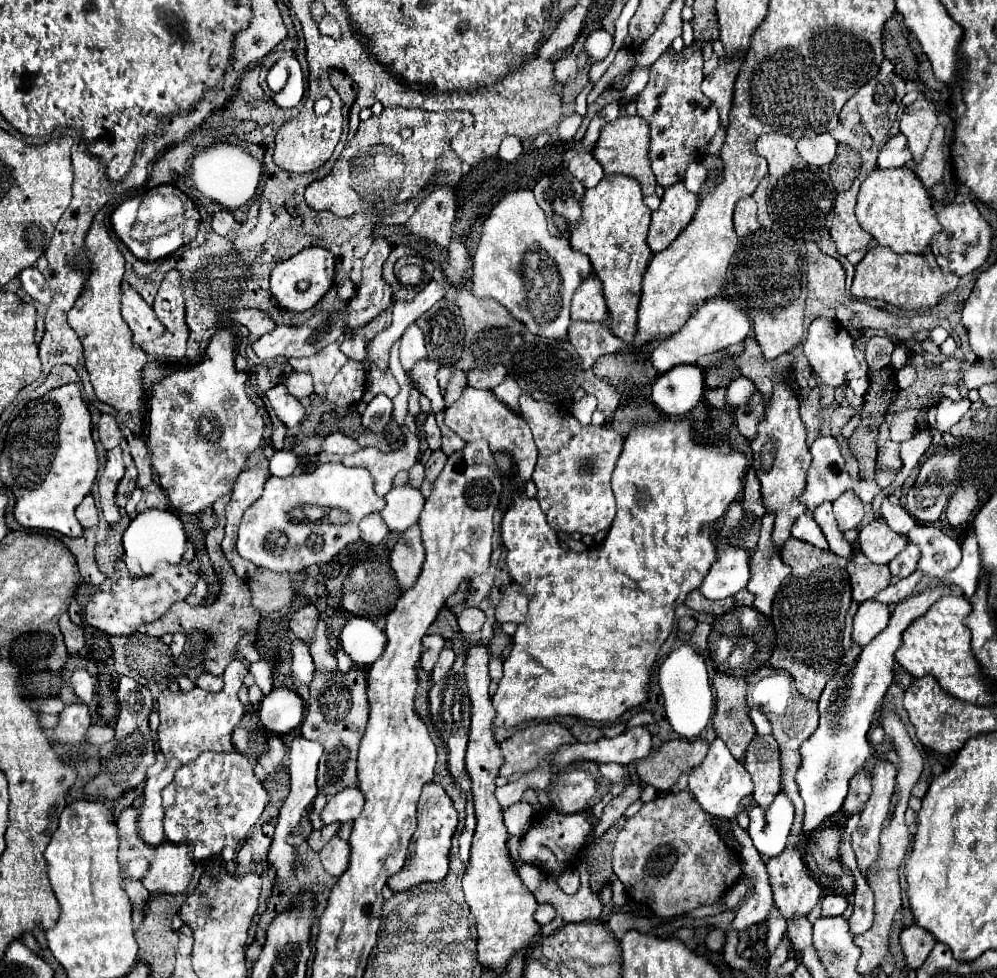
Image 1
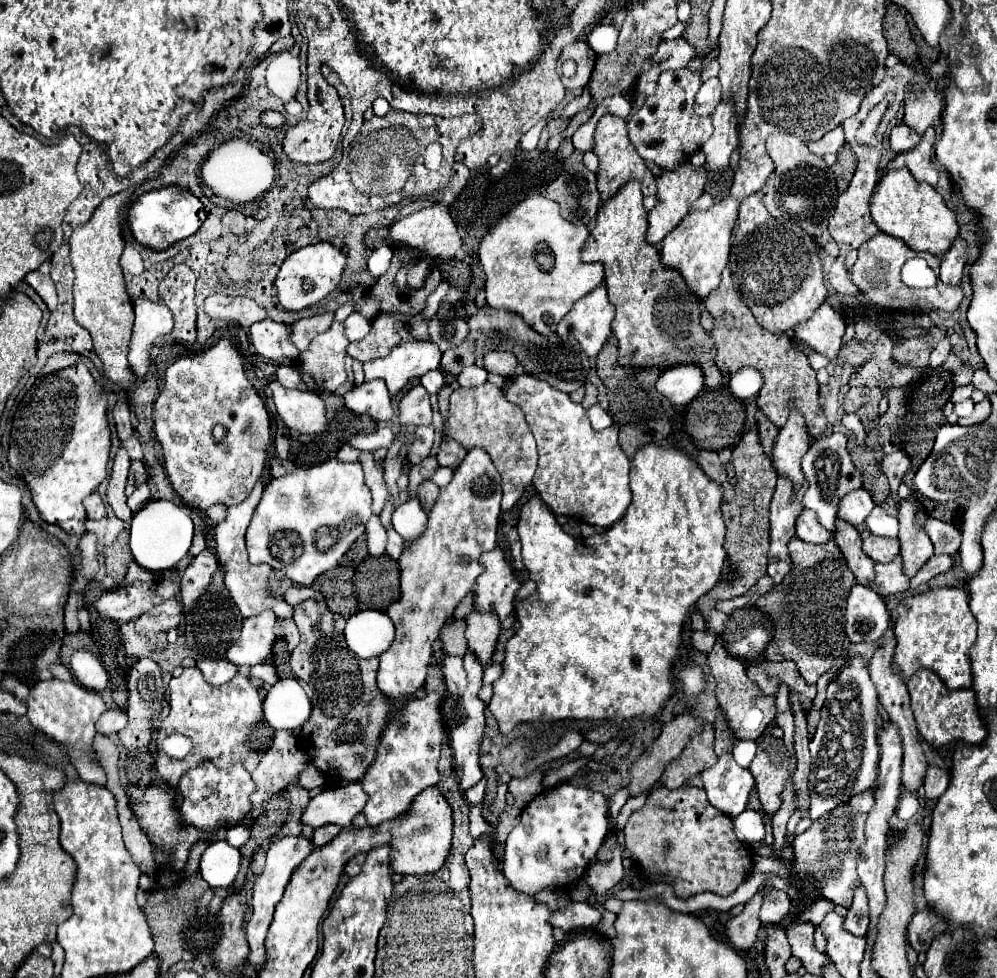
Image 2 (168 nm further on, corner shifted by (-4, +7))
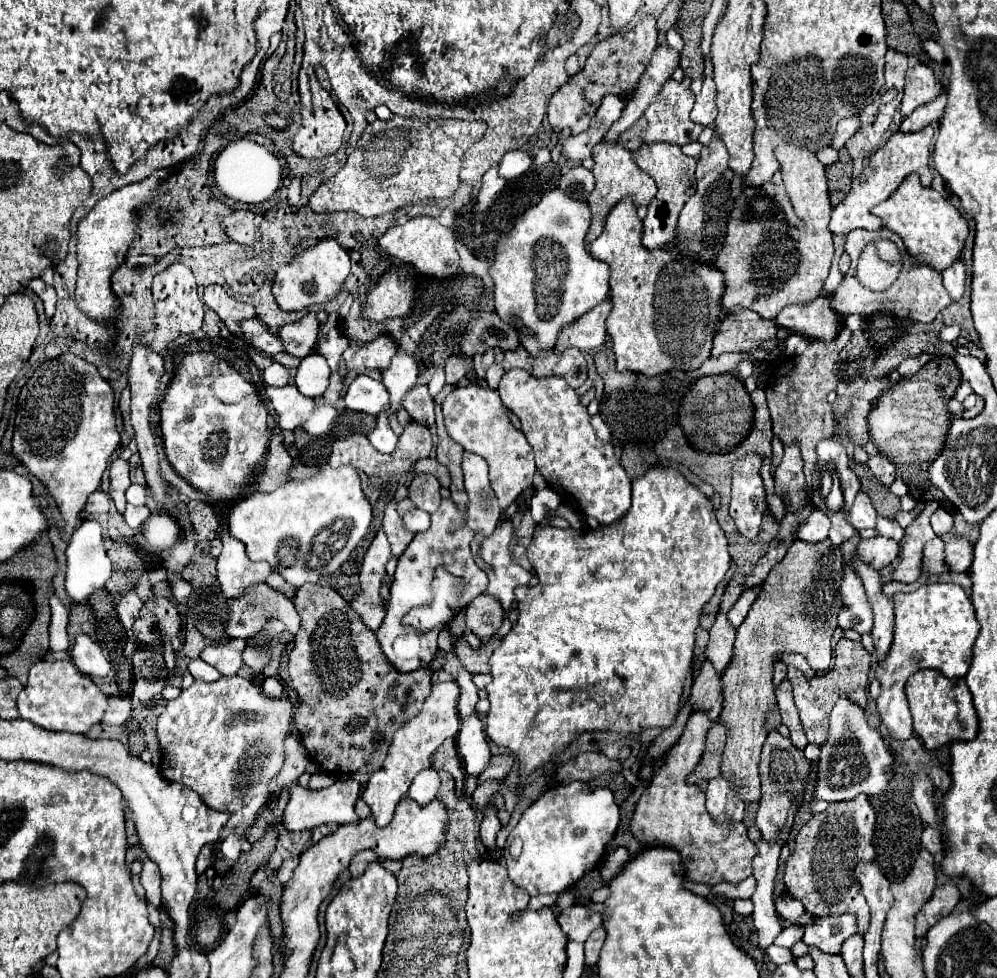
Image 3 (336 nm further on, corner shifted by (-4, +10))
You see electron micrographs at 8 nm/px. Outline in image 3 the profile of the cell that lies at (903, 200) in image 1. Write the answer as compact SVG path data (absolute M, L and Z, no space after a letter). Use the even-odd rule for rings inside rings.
M910 173L886 201L878 203L872 209L872 213L882 219L882 225L886 229L902 237L912 257L934 265L936 271L946 269L960 257L960 251L968 237L968 223L958 213L958 209L932 187L922 187L916 173Z

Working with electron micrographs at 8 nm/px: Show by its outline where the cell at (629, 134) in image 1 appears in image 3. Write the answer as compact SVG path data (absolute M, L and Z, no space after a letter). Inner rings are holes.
M600 141L596 147L594 147L594 153L592 153L592 159L594 159L594 179L596 179L596 187L594 191L590 193L588 197L588 205L590 205L590 211L592 211L592 225L590 225L590 231L588 231L588 243L594 241L600 233L602 233L602 227L604 227L604 219L608 215L608 211L622 199L622 197L632 197L634 205L640 207L640 205L648 205L654 195L656 195L656 183L654 179L644 173L636 161L632 159L632 153L622 147L620 143L616 141Z

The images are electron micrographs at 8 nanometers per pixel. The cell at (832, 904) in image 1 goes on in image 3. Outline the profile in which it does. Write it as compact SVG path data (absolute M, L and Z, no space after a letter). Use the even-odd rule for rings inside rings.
M790 925L790 927L786 927L778 937L776 937L776 945L780 945L780 947L792 947L794 943L798 943L798 941L802 941L802 935L804 935L804 927L802 925Z

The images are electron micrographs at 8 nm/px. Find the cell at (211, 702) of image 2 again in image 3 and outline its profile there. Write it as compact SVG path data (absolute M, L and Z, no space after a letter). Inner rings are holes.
M234 675L230 679L220 677L214 683L196 679L188 689L182 689L176 699L166 703L166 709L158 717L156 725L156 735L164 755L162 775L168 781L178 781L196 791L210 809L232 813L220 839L226 839L230 831L246 835L246 829L254 823L258 811L270 799L266 785L272 777L276 777L276 773L280 773L280 765L284 763L282 743L288 735L292 713L294 707L286 697L266 697L258 685L240 675Z

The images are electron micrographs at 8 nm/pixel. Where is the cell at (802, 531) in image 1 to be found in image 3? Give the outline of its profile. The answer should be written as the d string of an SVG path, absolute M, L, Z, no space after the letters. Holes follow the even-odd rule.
M814 509L810 513L810 517L800 525L798 539L806 541L806 543L818 543L818 541L824 541L828 537L828 529L830 529L828 515L820 509Z

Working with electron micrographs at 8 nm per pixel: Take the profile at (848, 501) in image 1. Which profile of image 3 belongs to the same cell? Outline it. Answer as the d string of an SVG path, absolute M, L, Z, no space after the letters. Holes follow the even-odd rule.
M858 491L856 499L854 499L854 505L850 507L850 511L846 513L848 521L852 523L852 527L856 527L858 531L860 529L868 529L868 527L874 527L874 519L876 519L876 511L872 507L872 501L866 493Z

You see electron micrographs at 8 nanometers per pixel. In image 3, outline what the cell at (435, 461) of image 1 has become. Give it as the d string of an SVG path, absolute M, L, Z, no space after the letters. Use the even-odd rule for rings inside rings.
M452 355L448 357L444 369L446 369L446 383L456 383L456 379L462 379L472 367L472 357L464 357L464 355Z

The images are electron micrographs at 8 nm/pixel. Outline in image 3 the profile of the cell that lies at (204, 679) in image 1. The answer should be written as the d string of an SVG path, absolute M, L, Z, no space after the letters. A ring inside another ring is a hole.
M230 639L220 645L206 647L200 657L220 671L222 677L232 677L242 667L242 651L246 647L244 639Z

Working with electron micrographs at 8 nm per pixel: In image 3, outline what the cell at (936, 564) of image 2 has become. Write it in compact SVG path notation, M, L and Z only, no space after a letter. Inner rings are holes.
M950 539L946 541L946 549L944 549L944 563L950 571L968 571L972 565L972 547L966 539Z

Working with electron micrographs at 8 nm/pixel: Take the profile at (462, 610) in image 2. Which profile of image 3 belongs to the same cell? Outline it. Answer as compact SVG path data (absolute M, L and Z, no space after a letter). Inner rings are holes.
M464 609L448 623L448 629L450 629L450 633L452 633L454 637L460 637L460 635L464 633L464 629L466 629L466 623L464 623Z

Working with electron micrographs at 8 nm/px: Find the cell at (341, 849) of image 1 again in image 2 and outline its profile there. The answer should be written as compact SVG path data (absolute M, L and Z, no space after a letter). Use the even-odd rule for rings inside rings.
M358 854L358 856L354 856L348 864L346 864L346 868L344 868L344 872L352 878L352 876L358 876L360 874L360 868L362 868L362 864L364 864L364 860L366 860L366 854Z

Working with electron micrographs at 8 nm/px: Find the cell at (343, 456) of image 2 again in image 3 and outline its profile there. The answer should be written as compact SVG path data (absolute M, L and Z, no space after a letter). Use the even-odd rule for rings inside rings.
M410 421L410 423L404 427L404 433L402 433L400 439L398 439L398 447L396 447L396 451L394 451L392 455L382 455L380 451L376 451L376 449L368 443L366 435L356 433L356 435L352 435L352 437L338 439L338 441L332 445L332 455L330 455L328 463L330 463L332 467L350 463L350 465L354 465L358 471L364 471L364 473L370 477L372 485L378 485L378 487L382 487L382 489L388 489L388 487L392 487L392 485L398 485L398 483L402 481L402 475L404 475L406 471L410 471L418 459L428 457L428 455L430 455L430 449L432 449L432 435L430 435L428 427L424 427L424 425L416 423L416 421Z

